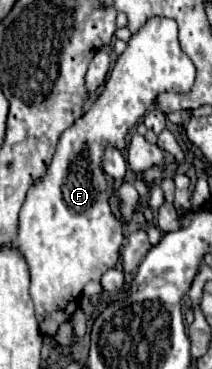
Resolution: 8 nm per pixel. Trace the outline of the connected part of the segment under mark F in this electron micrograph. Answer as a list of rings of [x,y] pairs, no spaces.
[[[150,17],[132,35],[132,39],[128,41],[128,49],[116,59],[116,65],[96,103],[70,129],[62,133],[56,155],[48,165],[48,173],[40,181],[36,181],[26,195],[26,201],[20,211],[20,227],[16,237],[16,247],[20,249],[20,255],[28,263],[30,271],[30,295],[36,305],[40,333],[50,337],[58,333],[58,327],[68,321],[78,309],[78,301],[86,283],[100,281],[100,277],[108,269],[114,269],[116,261],[120,259],[120,247],[124,239],[122,223],[118,217],[114,217],[108,205],[108,197],[104,193],[106,179],[102,171],[102,153],[106,143],[114,145],[116,149],[122,149],[126,145],[130,129],[140,121],[140,117],[144,117],[146,109],[150,109],[150,105],[154,103],[154,97],[162,91],[188,91],[194,83],[194,75],[196,69],[190,57],[178,45],[176,21],[168,17]]]

